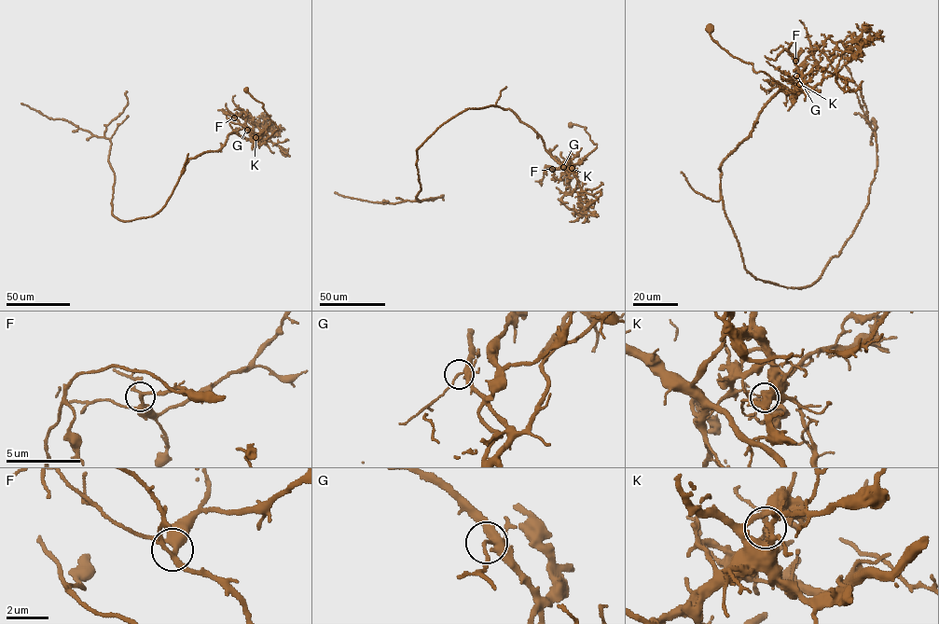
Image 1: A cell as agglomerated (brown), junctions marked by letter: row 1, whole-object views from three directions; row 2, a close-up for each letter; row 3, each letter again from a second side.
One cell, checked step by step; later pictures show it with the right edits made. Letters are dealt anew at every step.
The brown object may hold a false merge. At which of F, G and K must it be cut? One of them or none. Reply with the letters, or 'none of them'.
K

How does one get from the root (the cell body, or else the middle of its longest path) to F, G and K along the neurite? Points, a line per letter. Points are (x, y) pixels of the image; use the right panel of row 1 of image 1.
F: (709, 29), (722, 48), (796, 98), (793, 92), (804, 84), (795, 61)
G: (709, 29), (722, 48), (796, 98), (793, 92), (804, 84), (796, 76)
K: (709, 29), (711, 38), (722, 48), (752, 63), (755, 72), (766, 73), (796, 98), (793, 92), (799, 84)

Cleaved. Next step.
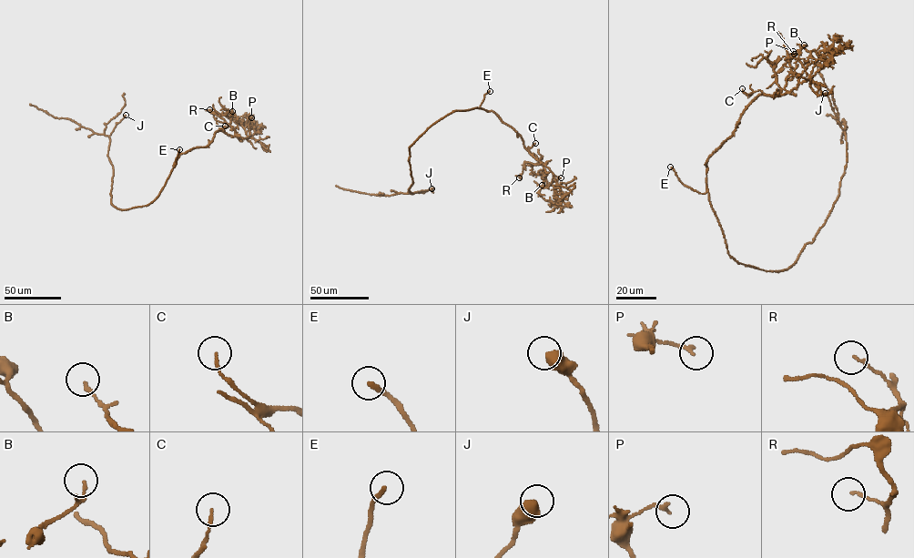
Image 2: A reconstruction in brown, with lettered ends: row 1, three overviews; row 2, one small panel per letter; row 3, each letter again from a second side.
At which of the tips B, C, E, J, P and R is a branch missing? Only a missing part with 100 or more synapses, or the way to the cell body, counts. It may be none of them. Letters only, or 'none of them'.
E

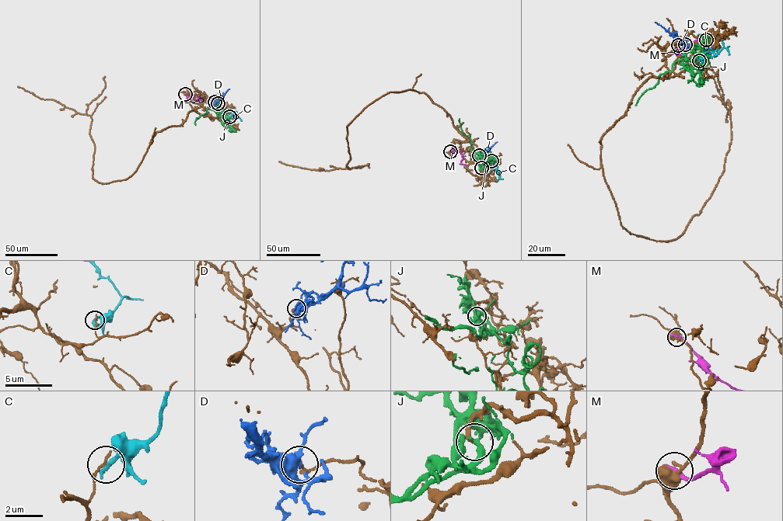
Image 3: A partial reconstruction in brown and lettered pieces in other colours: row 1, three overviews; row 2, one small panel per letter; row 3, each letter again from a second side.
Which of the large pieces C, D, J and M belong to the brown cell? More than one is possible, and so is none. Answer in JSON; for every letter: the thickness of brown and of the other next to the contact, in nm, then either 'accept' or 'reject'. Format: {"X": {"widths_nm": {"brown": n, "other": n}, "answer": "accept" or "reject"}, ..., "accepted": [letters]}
{"C": {"widths_nm": {"brown": 140, "other": 320}, "answer": "reject"}, "D": {"widths_nm": {"brown": 170, "other": 360}, "answer": "reject"}, "J": {"widths_nm": {"brown": 240, "other": 280}, "answer": "reject"}, "M": {"widths_nm": {"brown": 440, "other": 260}, "answer": "reject"}, "accepted": []}

